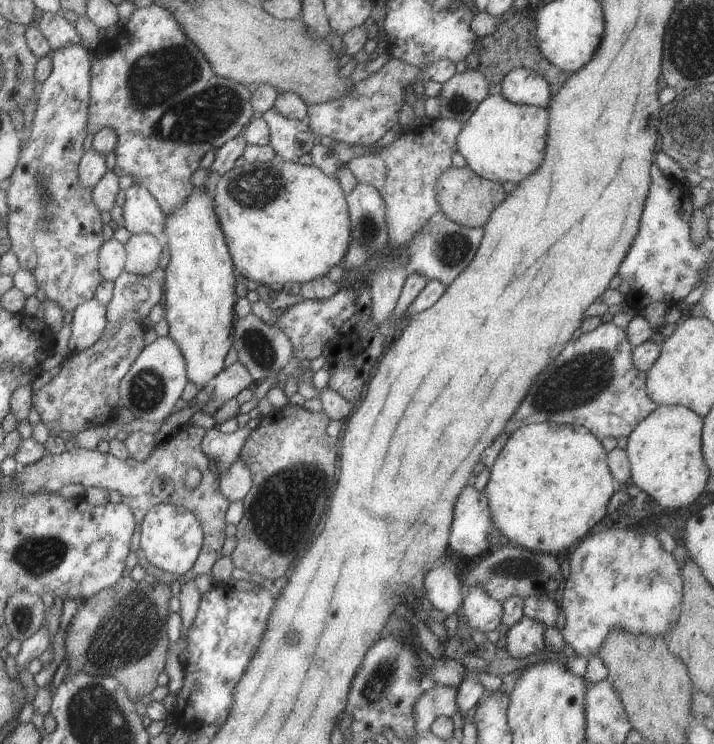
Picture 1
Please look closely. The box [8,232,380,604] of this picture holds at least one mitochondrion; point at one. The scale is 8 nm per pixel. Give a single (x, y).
(37, 555)

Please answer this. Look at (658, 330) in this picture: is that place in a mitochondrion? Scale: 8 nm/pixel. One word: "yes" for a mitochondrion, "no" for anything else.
no

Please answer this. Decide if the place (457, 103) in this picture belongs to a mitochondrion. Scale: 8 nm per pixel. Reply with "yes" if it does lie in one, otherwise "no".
yes

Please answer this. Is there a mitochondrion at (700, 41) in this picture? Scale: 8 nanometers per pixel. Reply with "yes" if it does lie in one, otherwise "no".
yes

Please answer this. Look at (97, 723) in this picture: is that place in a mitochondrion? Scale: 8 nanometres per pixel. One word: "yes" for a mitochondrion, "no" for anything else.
yes

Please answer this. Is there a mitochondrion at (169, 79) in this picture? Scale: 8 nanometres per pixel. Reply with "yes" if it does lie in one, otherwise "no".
yes

